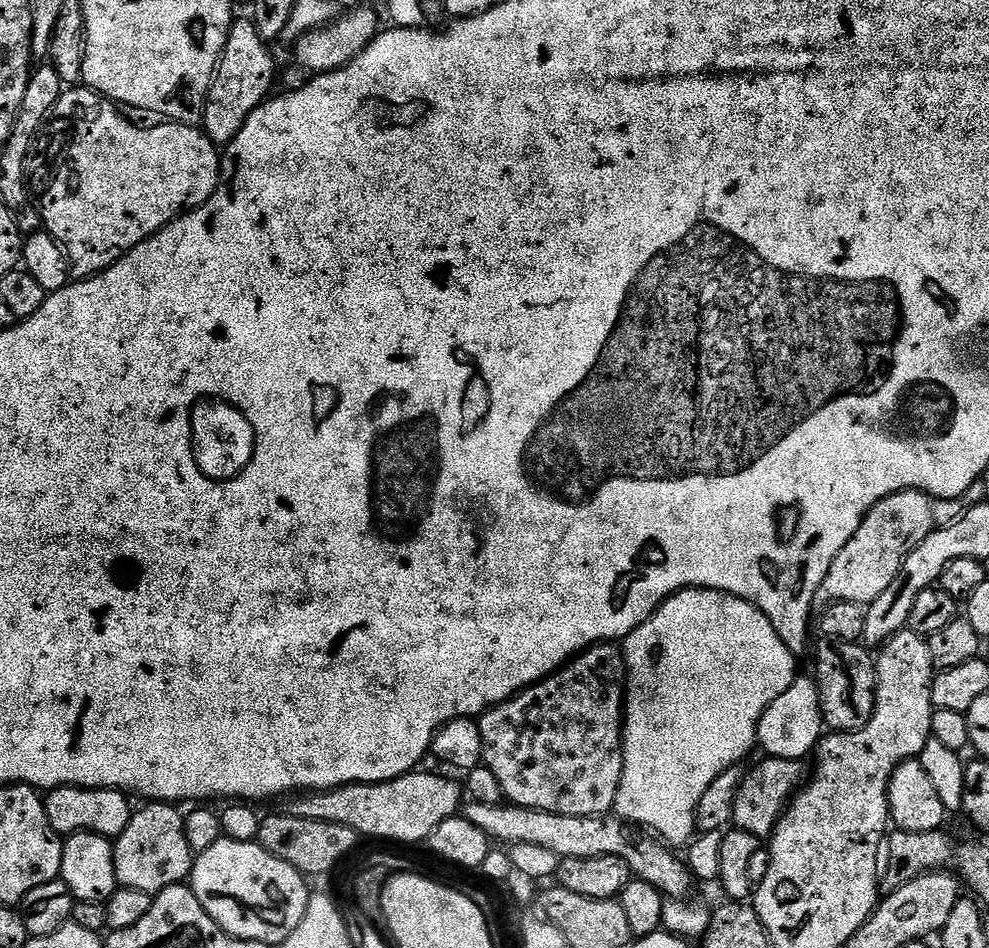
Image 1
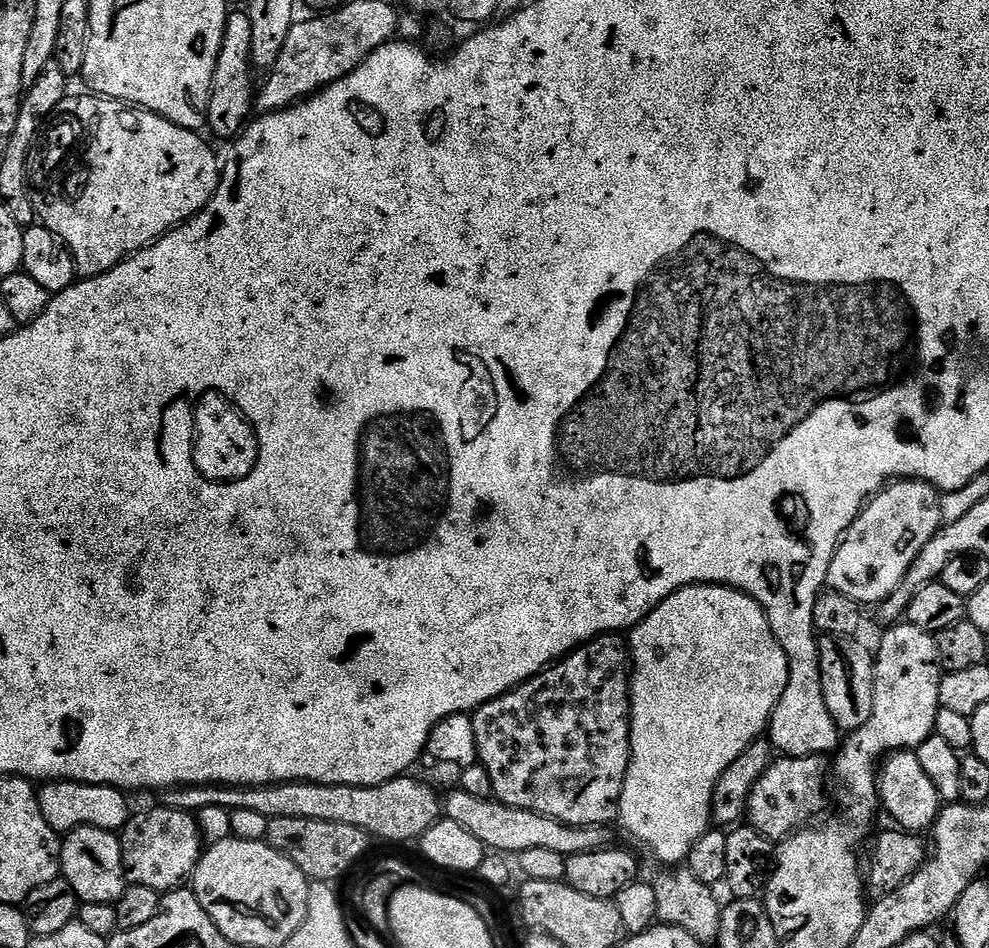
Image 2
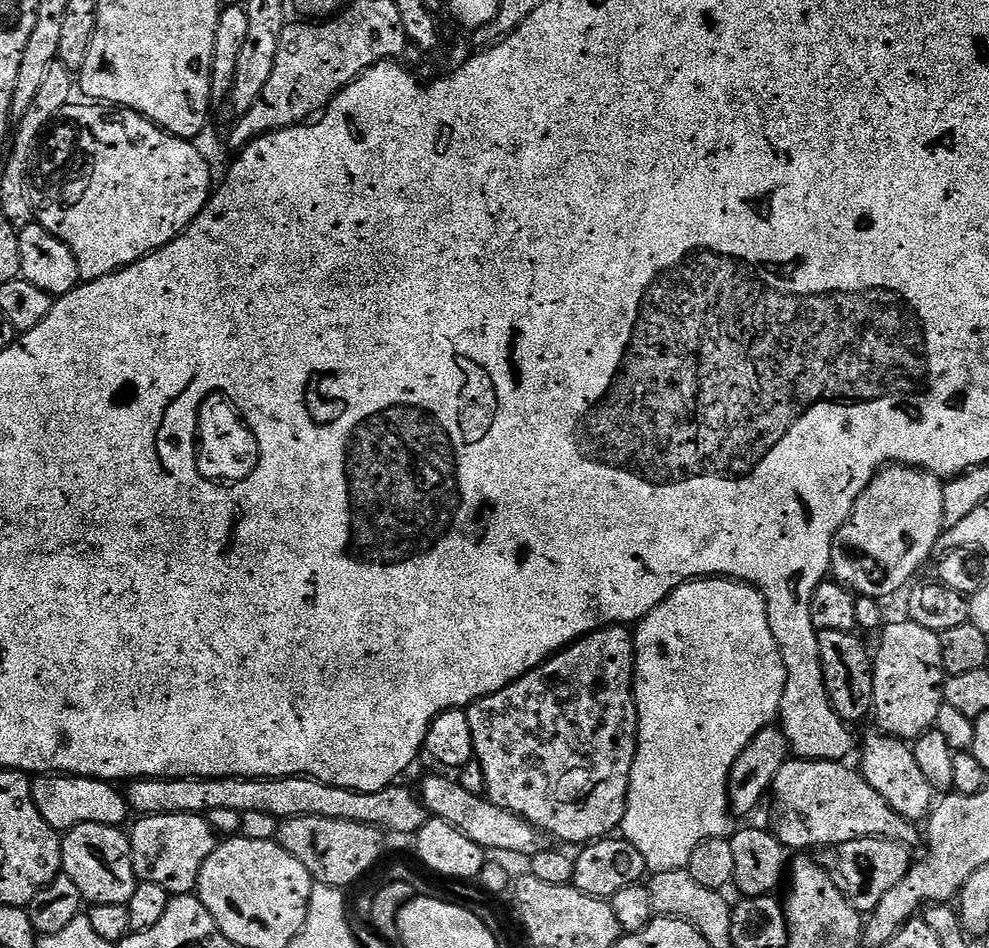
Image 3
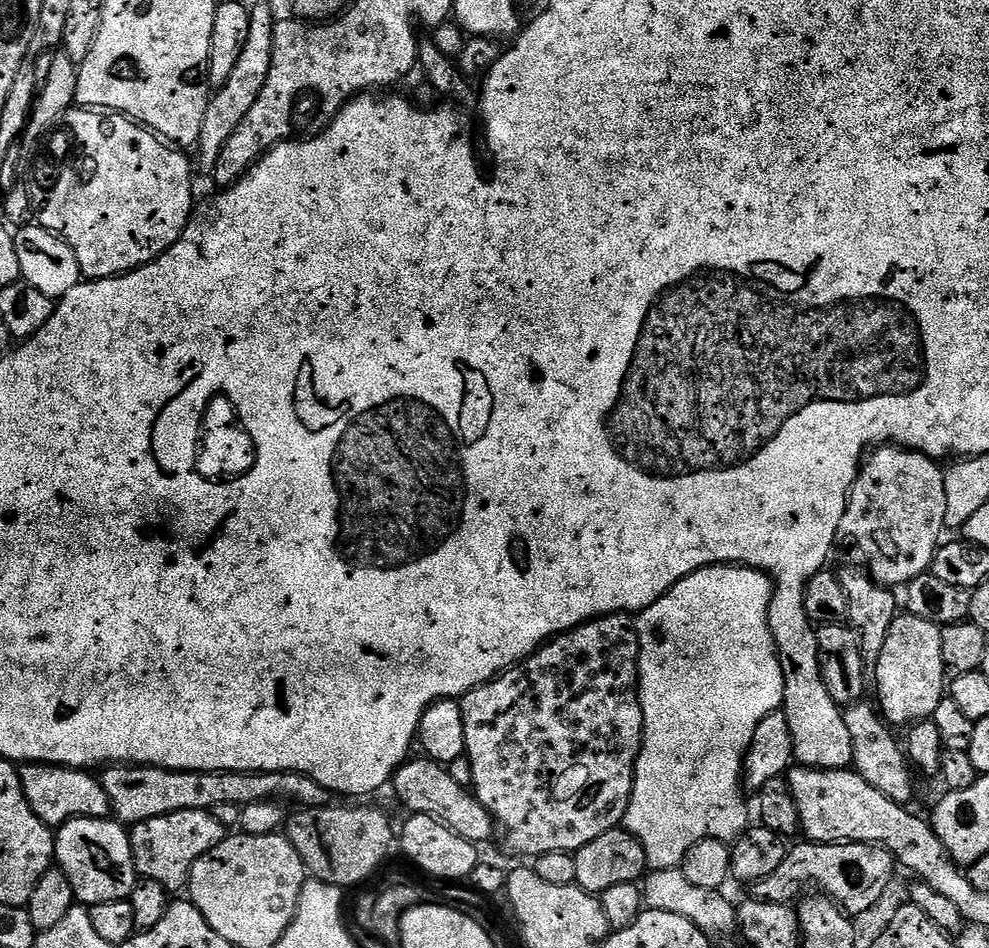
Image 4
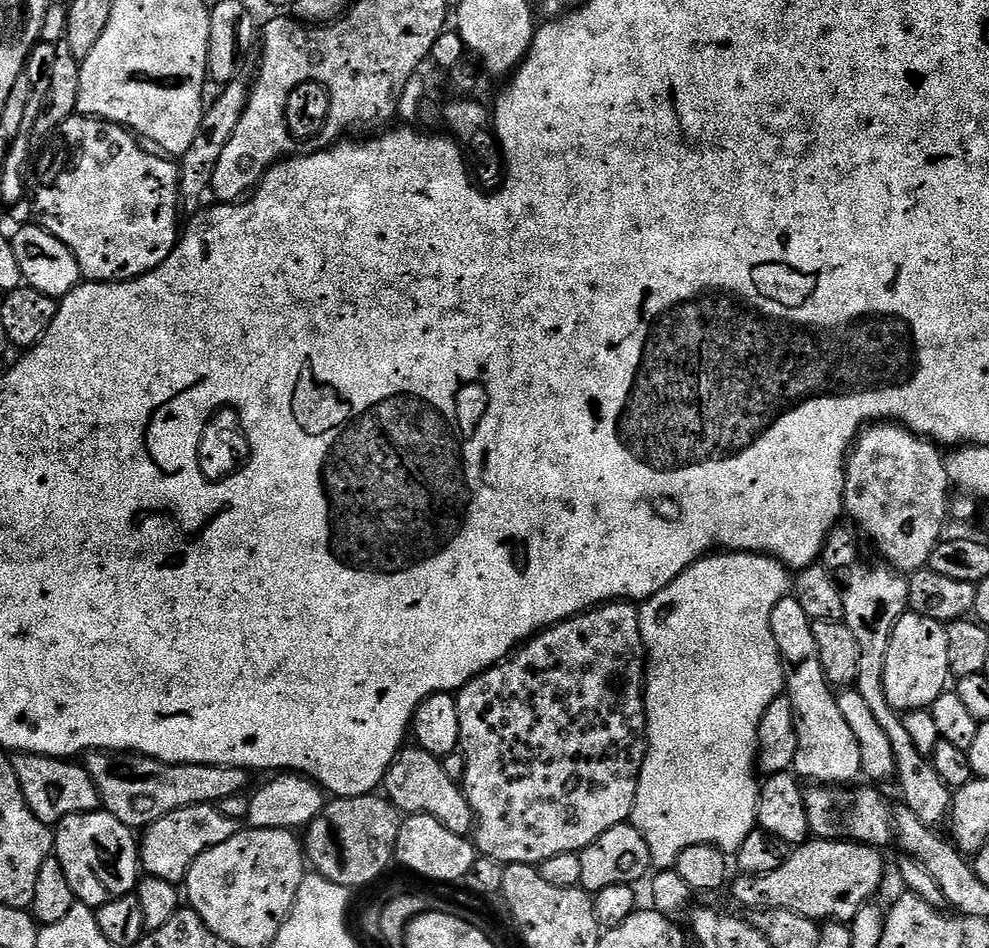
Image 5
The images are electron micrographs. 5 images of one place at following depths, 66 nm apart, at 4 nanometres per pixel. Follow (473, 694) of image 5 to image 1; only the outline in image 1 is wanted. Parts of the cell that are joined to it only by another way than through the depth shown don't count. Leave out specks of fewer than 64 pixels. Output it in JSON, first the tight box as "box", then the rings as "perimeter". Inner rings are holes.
{"box":[478,642,624,816],"perimeter":[[[601,642],[593,644],[585,652],[568,661],[558,672],[534,684],[530,688],[517,692],[510,700],[497,704],[479,717],[478,723],[482,730],[484,743],[483,767],[489,768],[498,780],[503,795],[517,808],[537,808],[543,812],[554,814],[574,814],[575,816],[603,816],[611,813],[616,807],[618,786],[622,782],[622,766],[624,765],[624,738],[622,735],[622,677],[624,670],[624,653],[615,643]]]}

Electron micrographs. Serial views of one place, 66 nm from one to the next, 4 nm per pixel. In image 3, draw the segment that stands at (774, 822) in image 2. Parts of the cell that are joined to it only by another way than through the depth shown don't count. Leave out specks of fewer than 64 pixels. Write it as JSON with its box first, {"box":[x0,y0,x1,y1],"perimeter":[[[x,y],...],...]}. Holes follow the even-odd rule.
{"box":[770,758,922,849],"perimeter":[[[789,758],[782,770],[778,770],[778,774],[772,782],[770,789],[770,804],[776,807],[776,825],[774,831],[778,839],[783,842],[785,849],[792,848],[824,848],[827,844],[831,846],[839,846],[850,842],[851,840],[861,840],[867,836],[877,836],[883,840],[896,840],[900,844],[915,846],[921,843],[922,832],[920,832],[913,821],[902,818],[902,814],[898,814],[890,806],[890,802],[886,802],[886,798],[882,798],[882,794],[878,794],[878,790],[874,790],[874,786],[870,786],[870,782],[866,782],[866,778],[855,767],[847,768],[847,763],[839,760],[801,760],[799,758]]]}

